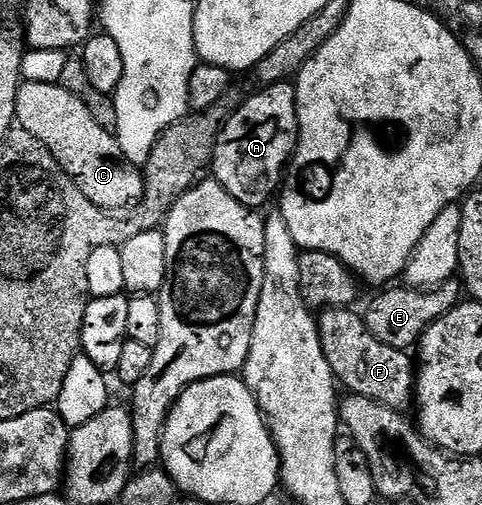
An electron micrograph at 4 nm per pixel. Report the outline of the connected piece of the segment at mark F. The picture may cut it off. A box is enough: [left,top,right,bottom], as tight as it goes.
[317,309,416,412]

